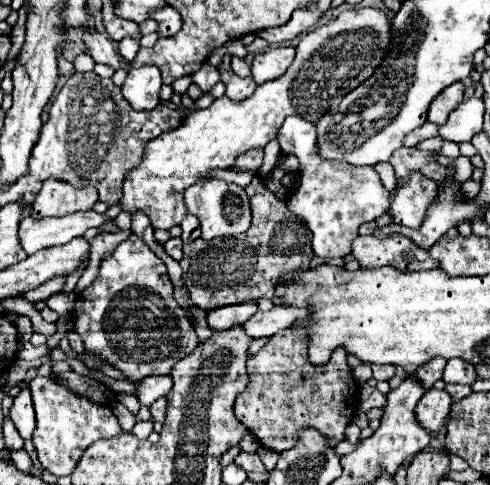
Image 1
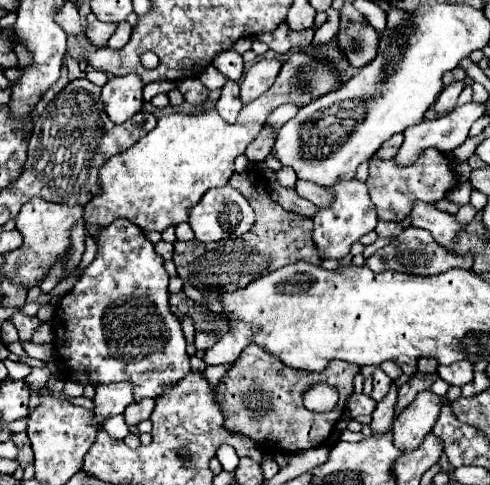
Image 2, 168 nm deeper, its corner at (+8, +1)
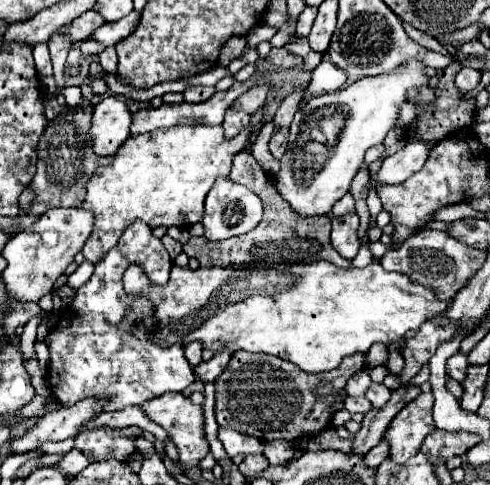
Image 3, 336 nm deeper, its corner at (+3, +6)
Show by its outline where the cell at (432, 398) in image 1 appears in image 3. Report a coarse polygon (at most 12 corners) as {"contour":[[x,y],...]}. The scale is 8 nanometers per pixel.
{"contour":[[421,392],[393,418],[389,458],[405,464],[435,428],[433,394]]}

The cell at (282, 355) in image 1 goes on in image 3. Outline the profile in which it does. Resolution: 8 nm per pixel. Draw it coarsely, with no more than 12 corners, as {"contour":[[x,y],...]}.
{"contour":[[239,350],[215,380],[217,424],[261,442],[313,438],[363,354],[309,374]]}

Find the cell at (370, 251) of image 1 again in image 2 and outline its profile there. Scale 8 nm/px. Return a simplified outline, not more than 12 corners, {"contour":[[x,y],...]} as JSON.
{"contour":[[408,227],[366,265],[438,275],[472,269],[424,229]]}

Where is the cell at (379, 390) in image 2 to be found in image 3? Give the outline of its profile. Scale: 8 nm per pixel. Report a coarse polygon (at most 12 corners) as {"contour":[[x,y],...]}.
{"contour":[[377,382],[369,386],[365,396],[375,408],[389,400],[391,390]]}

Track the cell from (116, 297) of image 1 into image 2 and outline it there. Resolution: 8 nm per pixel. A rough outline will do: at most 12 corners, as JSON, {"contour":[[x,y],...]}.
{"contour":[[128,219],[56,311],[56,359],[136,403],[190,371],[164,259]]}

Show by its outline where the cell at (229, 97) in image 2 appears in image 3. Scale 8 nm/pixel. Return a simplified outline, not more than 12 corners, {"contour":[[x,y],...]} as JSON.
{"contour":[[227,108],[223,120],[225,136],[237,136],[249,114]]}

